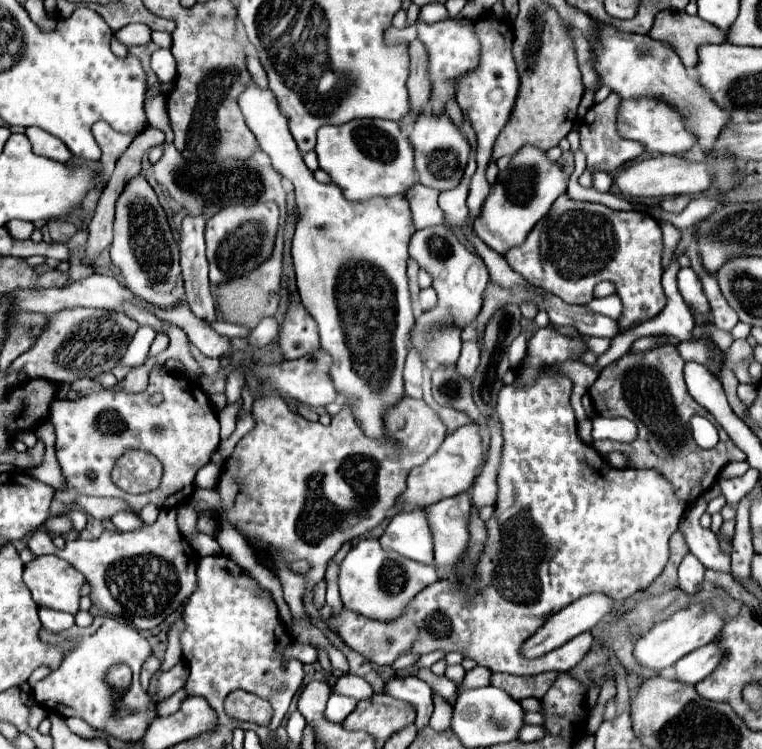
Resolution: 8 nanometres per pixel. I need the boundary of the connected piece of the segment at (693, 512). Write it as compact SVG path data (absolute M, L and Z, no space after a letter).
M701 496L685 510L679 522L679 532L683 534L691 554L697 556L705 568L729 572L729 556L719 550L715 534L699 524L699 518L705 512L705 508L707 508L707 500Z

